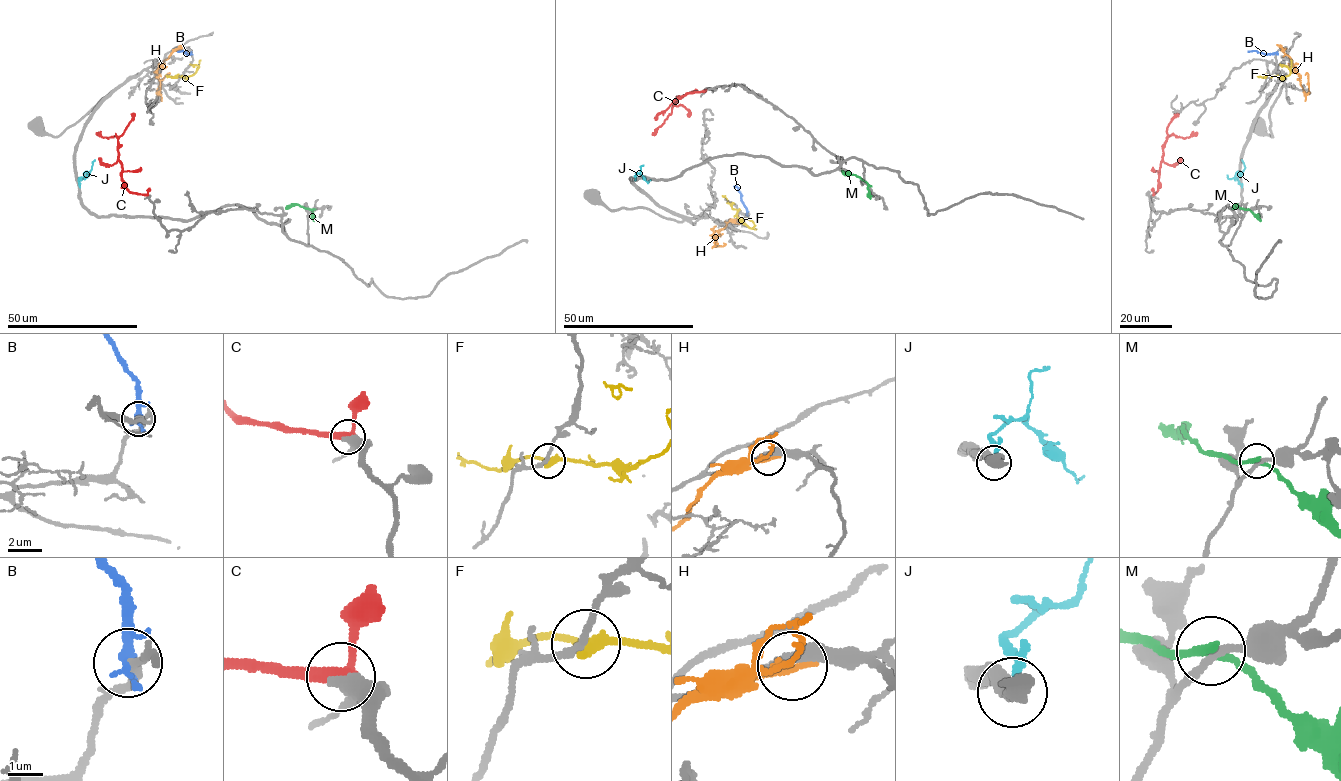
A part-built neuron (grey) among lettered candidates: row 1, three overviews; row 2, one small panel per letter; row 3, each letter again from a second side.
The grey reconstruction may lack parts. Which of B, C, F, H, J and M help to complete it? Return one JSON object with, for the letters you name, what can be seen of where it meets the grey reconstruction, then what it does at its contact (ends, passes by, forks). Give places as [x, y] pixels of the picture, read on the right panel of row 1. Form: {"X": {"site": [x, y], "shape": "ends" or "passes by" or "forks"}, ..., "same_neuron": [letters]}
{"C": {"site": [1153, 195], "shape": "passes by"}, "same_neuron": ["C"]}

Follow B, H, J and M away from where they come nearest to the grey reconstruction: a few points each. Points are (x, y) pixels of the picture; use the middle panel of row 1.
B: (746, 214), (740, 192), (733, 186)
H: (737, 223), (728, 222), (714, 232), (716, 242), (712, 247), (723, 246), (723, 243)
J: (635, 180), (634, 175), (640, 173), (647, 183), (650, 179)
M: (868, 186), (854, 175), (841, 170)

